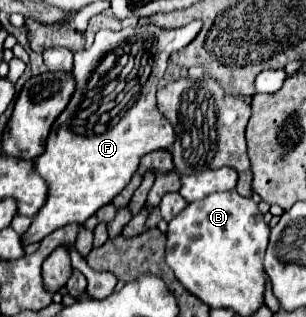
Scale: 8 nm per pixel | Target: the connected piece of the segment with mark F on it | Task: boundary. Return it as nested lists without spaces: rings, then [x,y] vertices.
[[[194,20],[180,28],[136,24],[118,32],[98,30],[96,40],[90,48],[74,52],[74,94],[64,112],[54,120],[44,152],[34,158],[34,170],[46,180],[48,196],[44,206],[34,216],[30,228],[22,234],[22,246],[40,242],[44,236],[66,224],[88,220],[88,216],[92,216],[100,206],[112,202],[114,196],[120,194],[120,190],[130,182],[132,174],[140,164],[140,156],[152,150],[172,148],[174,128],[164,116],[160,116],[156,108],[156,88],[168,68],[172,52],[186,48],[198,36],[200,30],[202,20]]]

